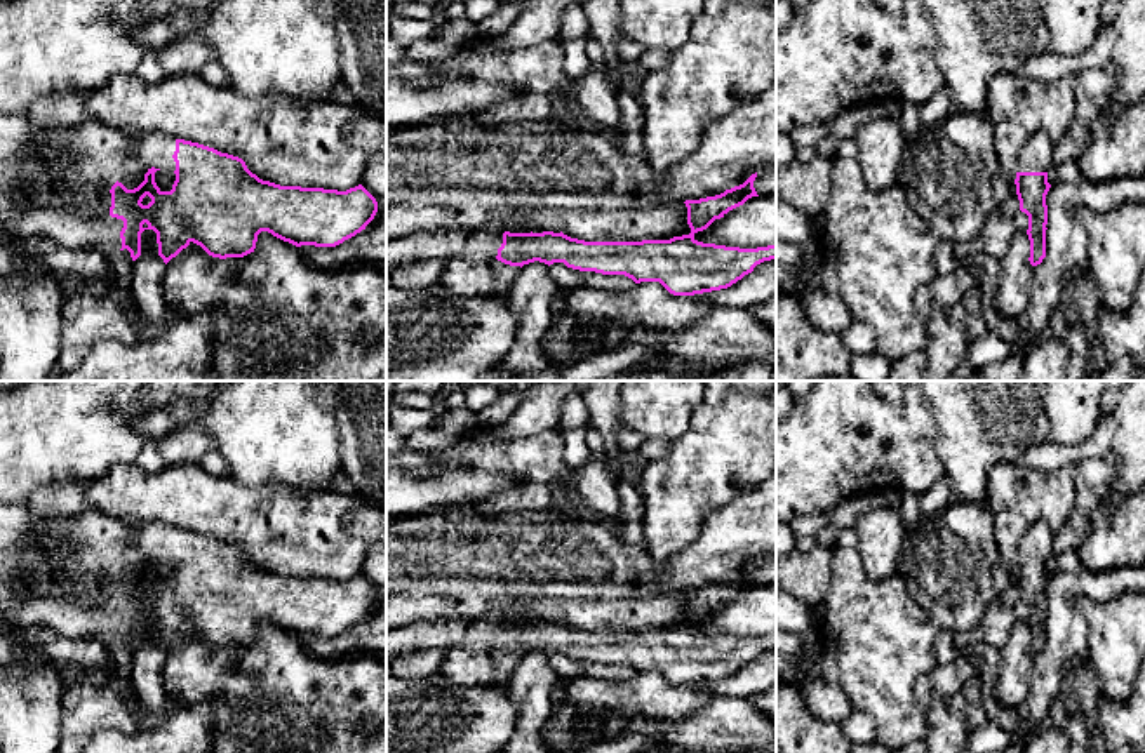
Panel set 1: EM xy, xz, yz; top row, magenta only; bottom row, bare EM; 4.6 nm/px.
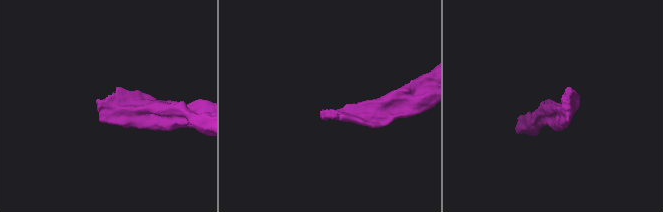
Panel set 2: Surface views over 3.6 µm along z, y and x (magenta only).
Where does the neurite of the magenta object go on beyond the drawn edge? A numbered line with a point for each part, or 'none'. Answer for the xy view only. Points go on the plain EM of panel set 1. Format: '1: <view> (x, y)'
1: xy (96, 545)

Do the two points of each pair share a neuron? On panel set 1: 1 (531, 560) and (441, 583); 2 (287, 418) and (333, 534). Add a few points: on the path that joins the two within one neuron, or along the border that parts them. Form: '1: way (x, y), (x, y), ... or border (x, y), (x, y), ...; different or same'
1: way (508, 560), (463, 560); same
2: border (274, 480), (300, 487), (341, 484); different

